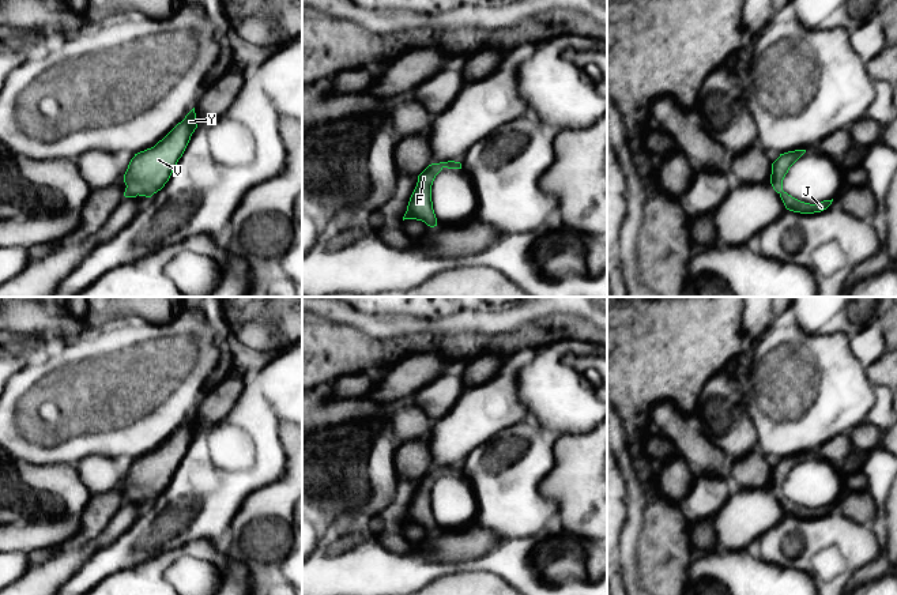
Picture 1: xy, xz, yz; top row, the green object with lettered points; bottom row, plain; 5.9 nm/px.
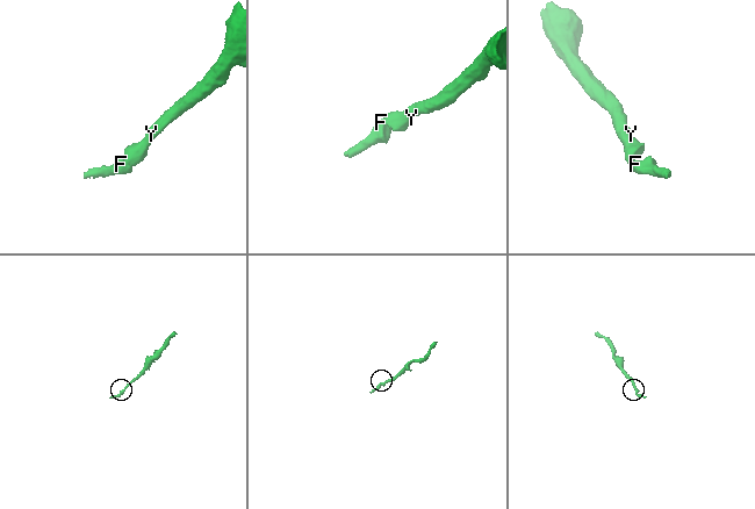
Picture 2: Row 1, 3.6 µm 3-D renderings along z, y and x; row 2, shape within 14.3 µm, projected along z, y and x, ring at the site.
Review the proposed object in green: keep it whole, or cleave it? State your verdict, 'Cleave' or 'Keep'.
Keep

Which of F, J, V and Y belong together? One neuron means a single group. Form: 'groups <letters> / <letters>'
groups F J V Y

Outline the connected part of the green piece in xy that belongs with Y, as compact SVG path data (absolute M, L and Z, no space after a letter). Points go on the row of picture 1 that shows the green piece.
M195 108L154 147L135 154L124 174L124 196L151 197L169 181L197 128Z

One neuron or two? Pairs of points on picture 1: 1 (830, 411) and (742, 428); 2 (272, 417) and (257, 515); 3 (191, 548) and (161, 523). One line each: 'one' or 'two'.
1: two
2: two
3: two

